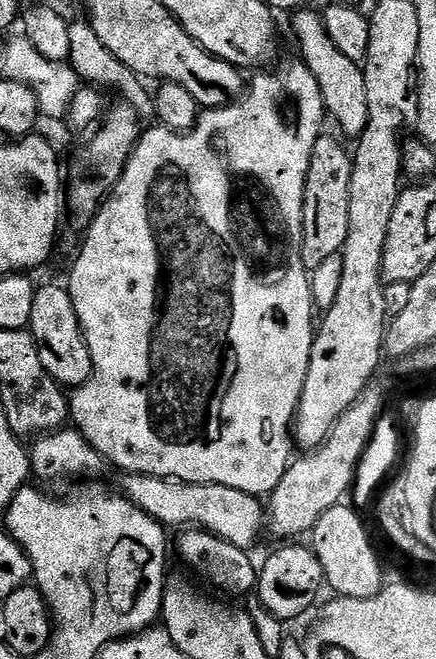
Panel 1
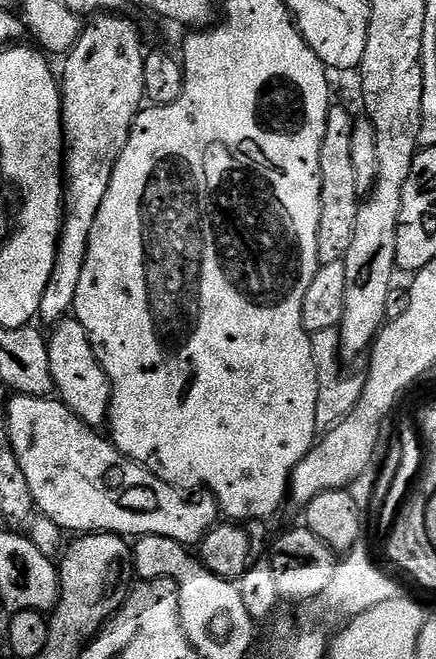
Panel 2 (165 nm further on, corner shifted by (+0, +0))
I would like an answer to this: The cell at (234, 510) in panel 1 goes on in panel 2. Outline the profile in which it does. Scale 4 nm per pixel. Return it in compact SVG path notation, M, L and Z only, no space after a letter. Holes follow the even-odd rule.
M13 395L8 401L8 437L14 454L26 474L26 483L36 503L36 512L53 520L60 528L71 534L95 534L114 532L125 538L161 536L174 538L185 546L199 545L206 533L216 527L221 519L220 505L216 497L204 494L201 500L191 500L191 495L181 489L171 488L148 468L128 460L112 444L111 439L100 437L101 433L86 422L79 420L59 398L48 396Z

